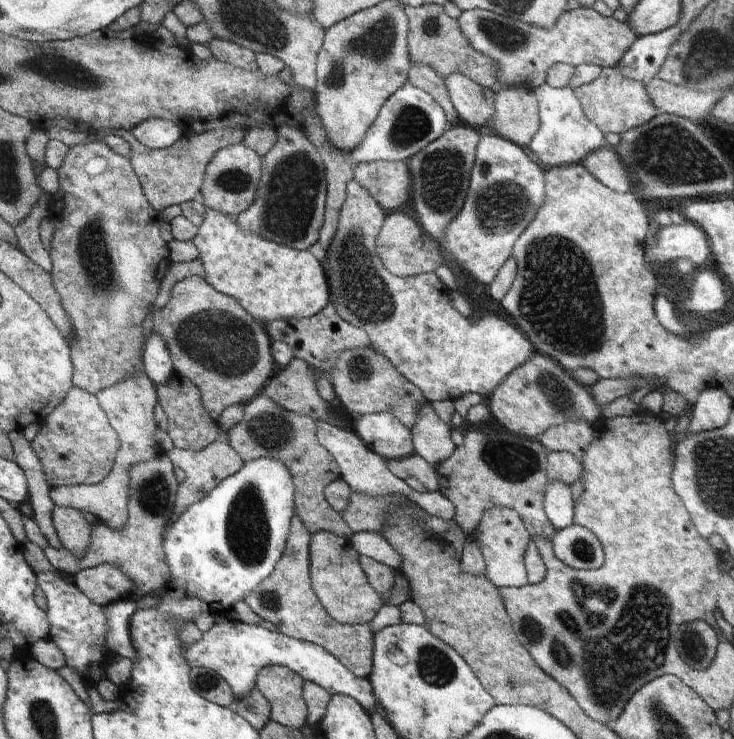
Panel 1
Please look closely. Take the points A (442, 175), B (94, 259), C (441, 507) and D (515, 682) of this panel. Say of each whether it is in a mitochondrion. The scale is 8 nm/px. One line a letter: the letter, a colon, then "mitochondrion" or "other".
A: mitochondrion
B: mitochondrion
C: other
D: mitochondrion

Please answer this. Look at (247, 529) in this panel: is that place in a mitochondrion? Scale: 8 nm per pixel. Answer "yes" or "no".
yes

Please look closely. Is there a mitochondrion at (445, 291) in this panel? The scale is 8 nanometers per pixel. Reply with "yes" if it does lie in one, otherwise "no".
no

